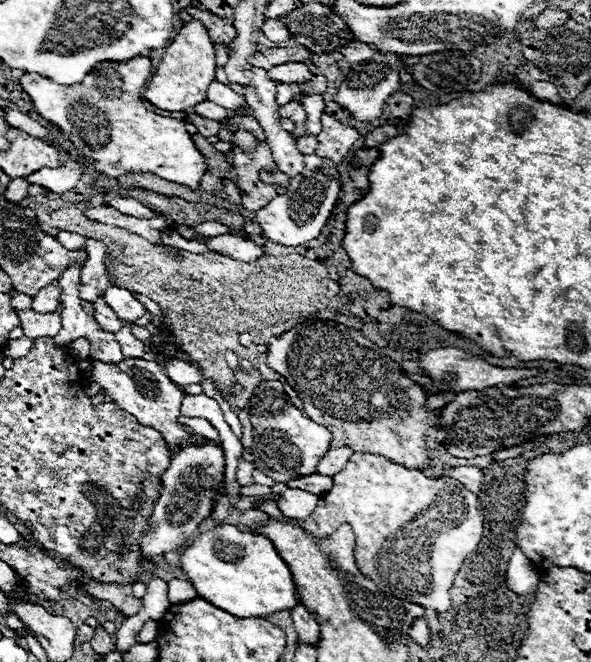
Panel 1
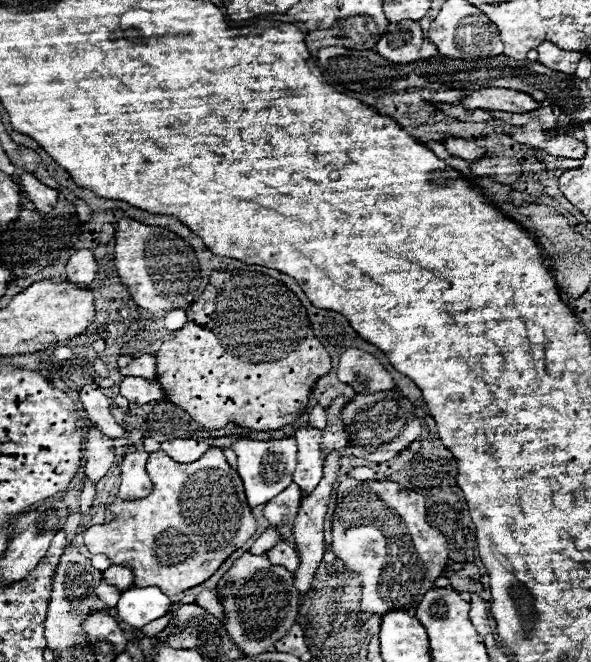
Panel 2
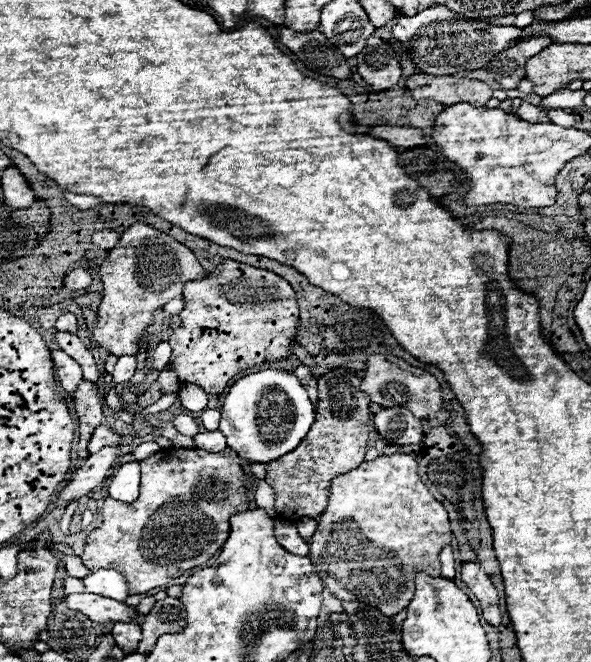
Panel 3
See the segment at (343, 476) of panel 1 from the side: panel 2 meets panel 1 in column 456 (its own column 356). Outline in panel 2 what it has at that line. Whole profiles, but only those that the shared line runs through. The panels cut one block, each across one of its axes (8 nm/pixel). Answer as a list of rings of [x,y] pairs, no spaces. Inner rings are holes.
[[[344,478],[338,482],[336,508],[332,518],[332,550],[340,560],[346,562],[348,570],[360,574],[364,584],[360,608],[372,614],[386,614],[390,610],[414,612],[424,594],[434,588],[434,580],[448,562],[446,538],[426,522],[426,498],[388,480],[358,482]]]

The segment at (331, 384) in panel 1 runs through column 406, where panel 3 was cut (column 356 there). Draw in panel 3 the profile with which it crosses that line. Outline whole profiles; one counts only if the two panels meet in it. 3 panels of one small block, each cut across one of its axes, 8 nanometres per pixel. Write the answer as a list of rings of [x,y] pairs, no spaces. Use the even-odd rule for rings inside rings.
[[[336,368],[326,372],[320,380],[318,380],[318,408],[316,408],[316,422],[312,424],[310,432],[306,434],[306,438],[300,442],[300,446],[296,450],[292,450],[290,454],[278,458],[276,462],[268,462],[266,470],[266,482],[274,488],[276,494],[276,512],[280,518],[286,520],[300,520],[304,516],[308,518],[318,518],[328,502],[330,496],[330,480],[336,478],[342,472],[354,470],[364,462],[364,454],[366,454],[366,442],[368,442],[368,420],[372,416],[372,412],[368,410],[370,398],[366,398],[366,394],[362,394],[360,390],[360,378],[354,376],[352,372],[344,370],[344,368]]]

